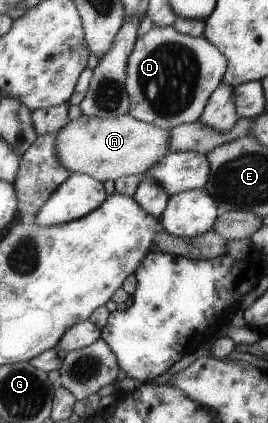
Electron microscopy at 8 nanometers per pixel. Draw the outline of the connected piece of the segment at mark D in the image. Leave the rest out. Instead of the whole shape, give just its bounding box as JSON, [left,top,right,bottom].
[125,25,228,130]

